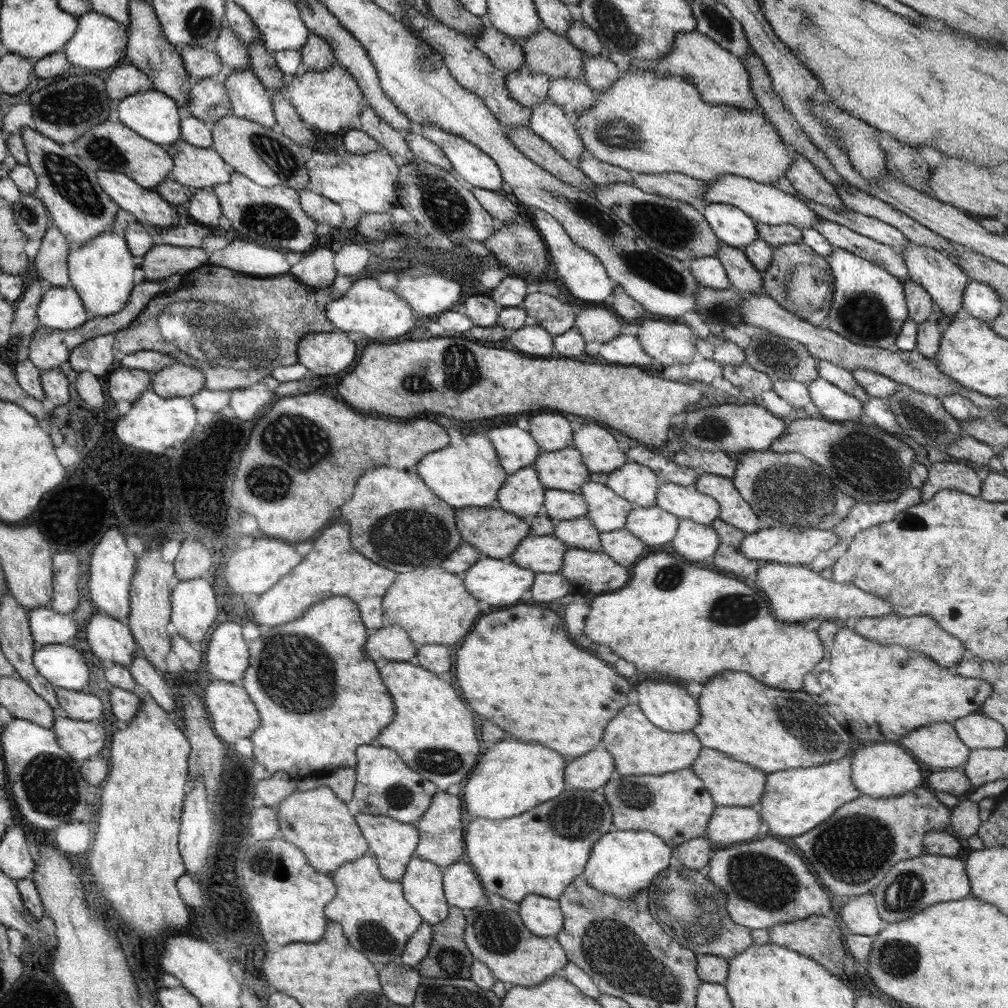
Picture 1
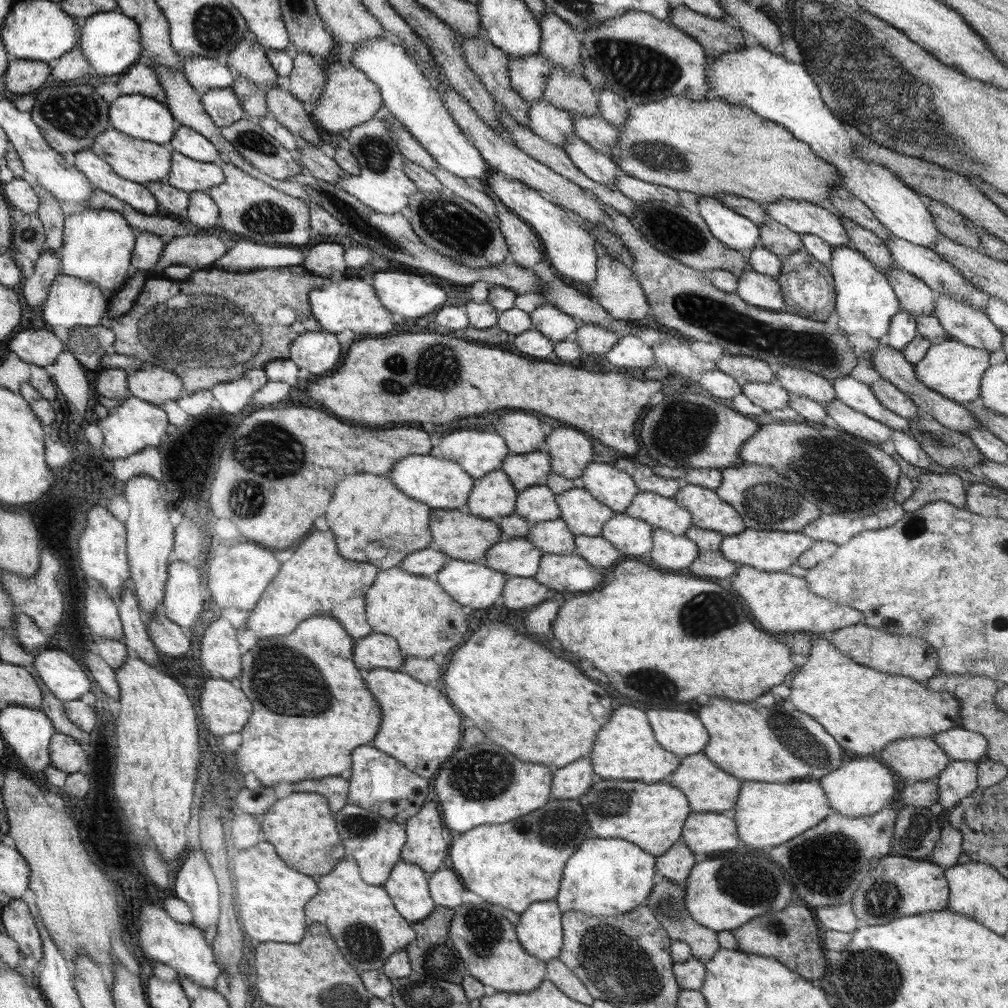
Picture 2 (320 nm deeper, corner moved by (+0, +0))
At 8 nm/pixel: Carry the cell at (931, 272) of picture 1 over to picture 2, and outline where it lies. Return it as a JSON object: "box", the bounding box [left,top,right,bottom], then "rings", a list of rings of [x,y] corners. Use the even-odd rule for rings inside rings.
{"box":[934,294,1003,354],"rings":[[[940,294],[934,314],[949,338],[990,354],[1002,349],[1003,334],[986,313],[975,310],[969,302]]]}

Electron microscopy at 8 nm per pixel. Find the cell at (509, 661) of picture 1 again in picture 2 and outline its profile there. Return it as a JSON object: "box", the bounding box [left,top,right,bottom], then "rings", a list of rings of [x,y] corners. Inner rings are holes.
{"box":[443,622,618,768],"rings":[[[506,622],[484,624],[476,630],[458,654],[450,658],[450,664],[443,672],[444,694],[462,710],[466,718],[474,722],[494,744],[506,746],[512,754],[518,754],[522,762],[536,762],[546,766],[562,768],[573,764],[578,758],[587,758],[593,752],[600,728],[610,720],[612,710],[618,706],[602,686],[586,678],[574,664],[554,656],[542,644],[530,640],[524,633],[518,634]]]}

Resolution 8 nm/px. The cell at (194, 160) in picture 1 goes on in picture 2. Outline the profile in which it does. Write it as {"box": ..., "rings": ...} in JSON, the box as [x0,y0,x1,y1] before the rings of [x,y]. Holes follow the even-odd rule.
{"box":[166,151,224,193],"rings":[[[176,151],[172,153],[172,172],[166,180],[170,186],[189,193],[206,192],[224,181],[220,164],[200,162]]]}

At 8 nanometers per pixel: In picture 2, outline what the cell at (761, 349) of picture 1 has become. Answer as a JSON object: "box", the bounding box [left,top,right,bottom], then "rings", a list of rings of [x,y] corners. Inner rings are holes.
{"box":[775,366,836,405],"rings":[[[781,366],[775,371],[776,383],[796,396],[806,397],[821,405],[836,400],[835,390],[827,378],[810,370]]]}

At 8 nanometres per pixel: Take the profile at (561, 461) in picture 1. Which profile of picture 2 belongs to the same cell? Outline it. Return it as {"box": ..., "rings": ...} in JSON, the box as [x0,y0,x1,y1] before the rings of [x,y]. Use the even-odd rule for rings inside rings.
{"box":[501,449,553,491],"rings":[[[543,449],[530,454],[510,453],[502,462],[501,469],[509,475],[510,482],[513,482],[519,491],[523,491],[529,486],[546,485],[552,465],[553,460]]]}

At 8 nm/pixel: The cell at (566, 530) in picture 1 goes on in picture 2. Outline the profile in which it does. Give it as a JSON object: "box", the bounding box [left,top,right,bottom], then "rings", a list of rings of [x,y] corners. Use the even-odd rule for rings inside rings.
{"box":[526,518,577,555],"rings":[[[560,518],[533,524],[526,537],[543,553],[574,555],[577,549],[575,536]]]}

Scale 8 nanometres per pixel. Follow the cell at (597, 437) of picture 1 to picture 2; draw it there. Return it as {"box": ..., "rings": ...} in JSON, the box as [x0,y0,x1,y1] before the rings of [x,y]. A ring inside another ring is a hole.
{"box":[544,425,592,478],"rings":[[[567,425],[556,426],[546,437],[544,448],[553,460],[552,470],[564,478],[582,476],[588,462],[592,463],[590,436]]]}

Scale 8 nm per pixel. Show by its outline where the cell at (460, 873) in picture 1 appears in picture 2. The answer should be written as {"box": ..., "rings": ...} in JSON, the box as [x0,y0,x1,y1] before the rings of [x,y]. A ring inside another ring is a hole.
{"box":[429,868,464,909],"rings":[[[443,868],[430,873],[429,891],[436,906],[446,906],[455,909],[462,905],[462,892],[464,885],[461,878],[453,872],[452,868]]]}

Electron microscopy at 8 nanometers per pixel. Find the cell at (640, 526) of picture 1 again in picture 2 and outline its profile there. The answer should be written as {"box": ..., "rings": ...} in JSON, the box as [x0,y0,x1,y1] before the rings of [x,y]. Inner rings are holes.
{"box":[601,513,653,556],"rings":[[[616,513],[602,529],[601,535],[616,550],[626,556],[648,554],[653,547],[652,528],[639,518],[632,518],[624,513]]]}

